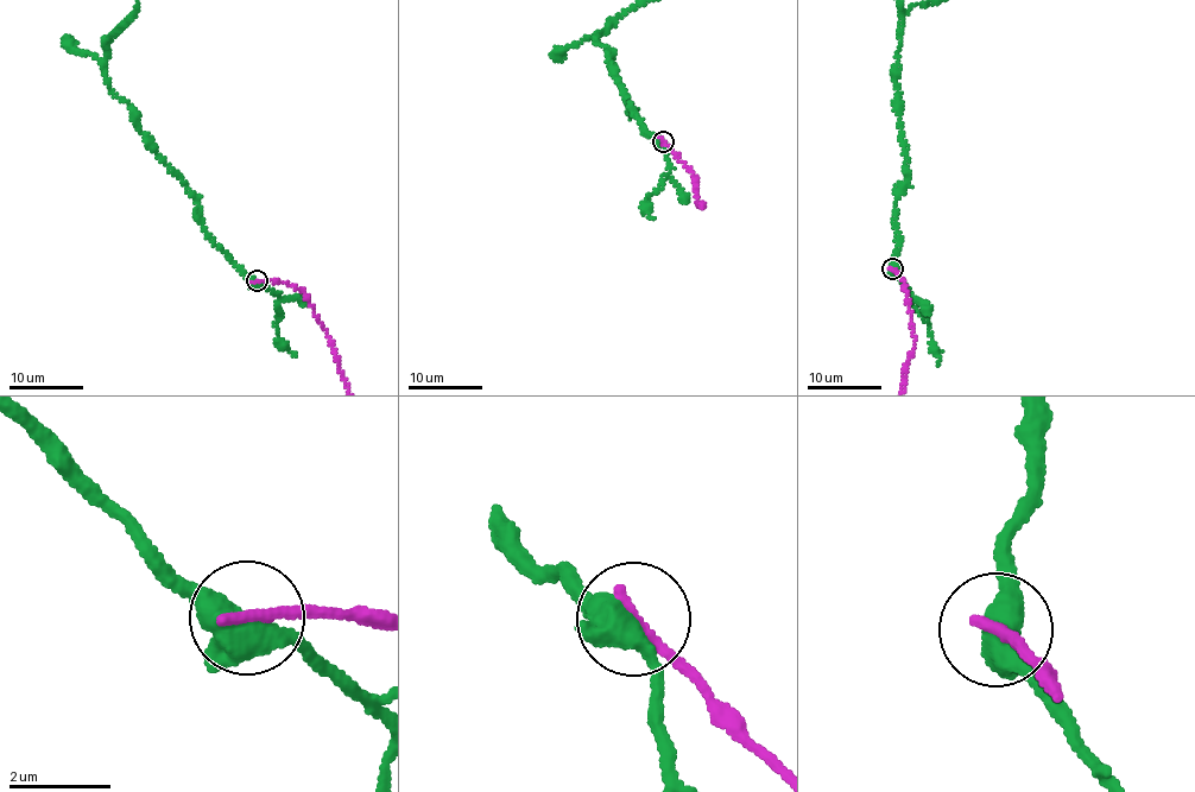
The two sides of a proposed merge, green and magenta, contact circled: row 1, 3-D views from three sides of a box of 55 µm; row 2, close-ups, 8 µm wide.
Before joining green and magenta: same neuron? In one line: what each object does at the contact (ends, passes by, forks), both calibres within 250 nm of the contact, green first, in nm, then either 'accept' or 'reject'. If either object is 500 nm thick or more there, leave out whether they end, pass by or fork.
green forks | magenta ends | 440/280 nm | reject

